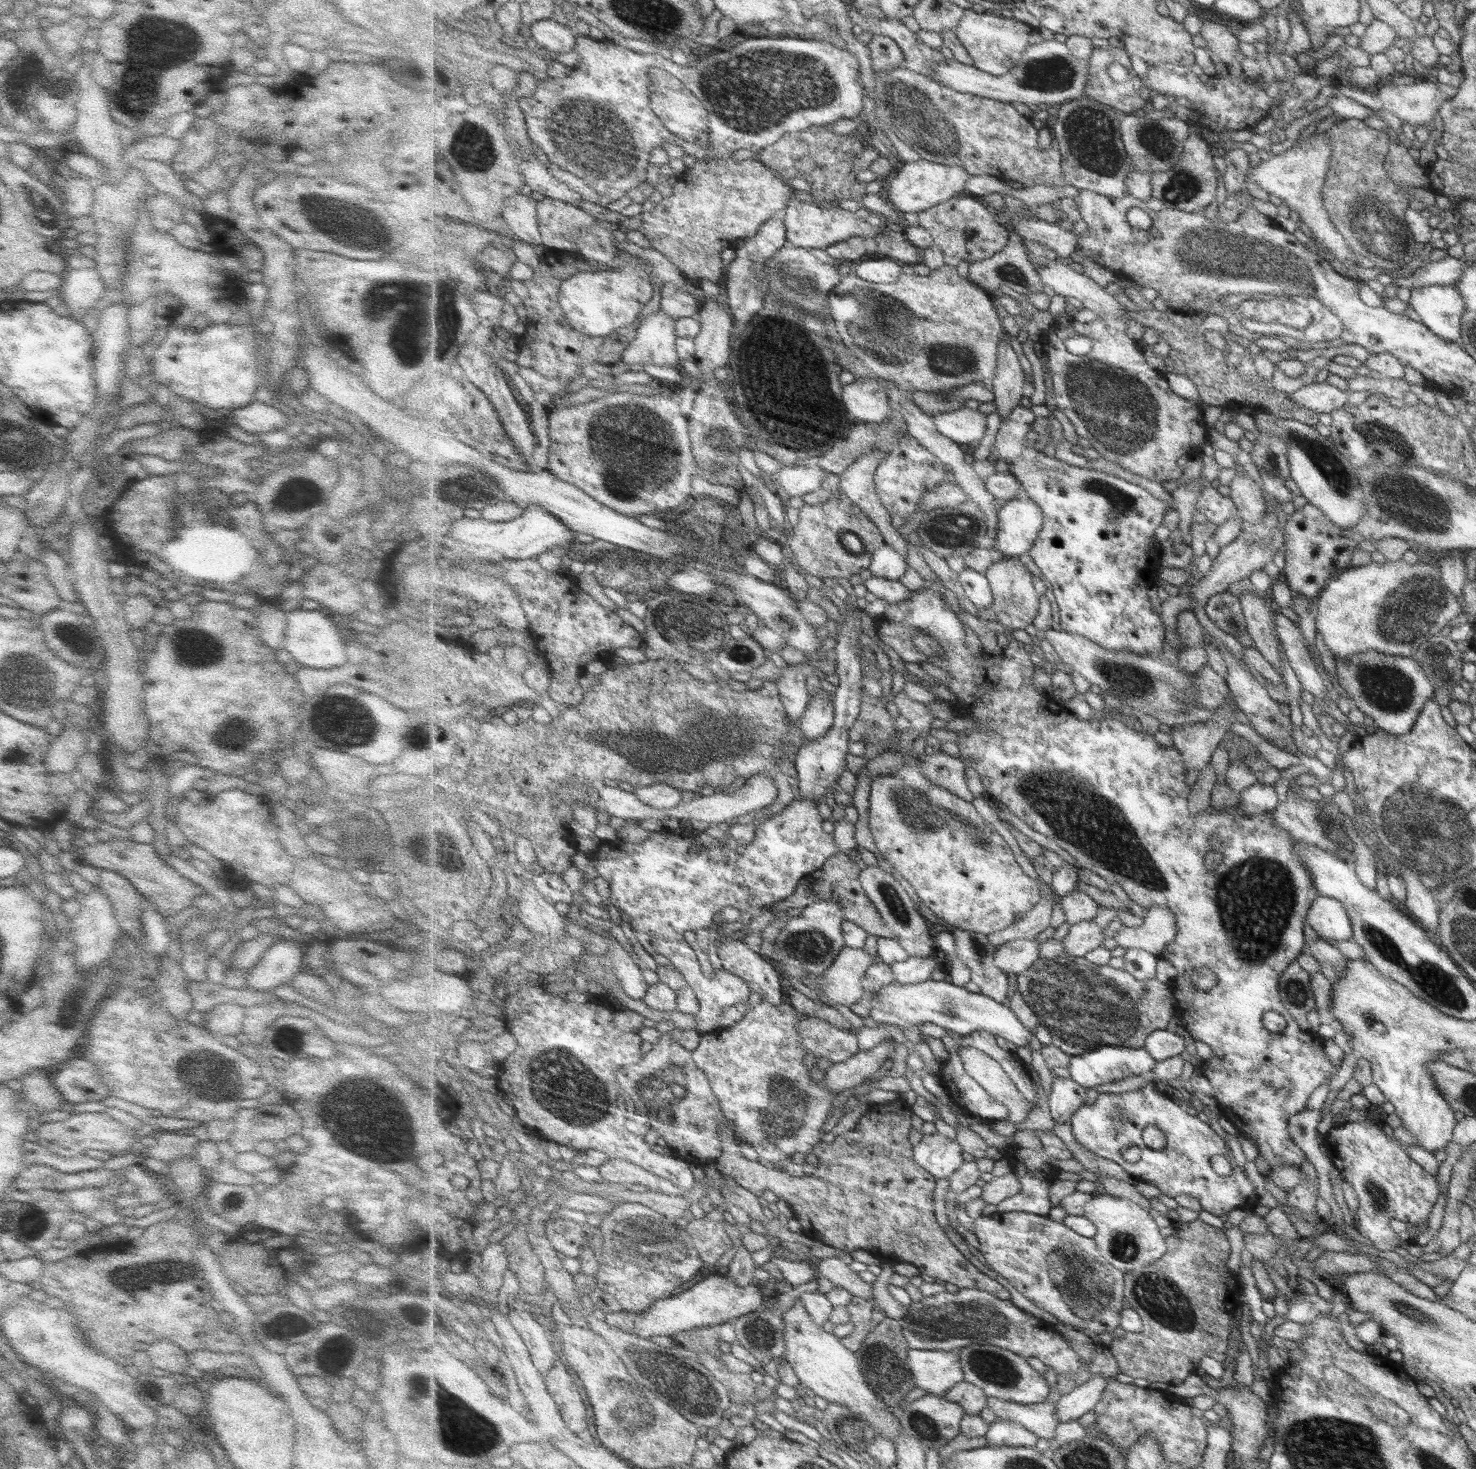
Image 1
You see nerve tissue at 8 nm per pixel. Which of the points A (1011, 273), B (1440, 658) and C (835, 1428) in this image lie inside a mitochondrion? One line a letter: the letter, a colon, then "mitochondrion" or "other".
A: mitochondrion
B: mitochondrion
C: mitochondrion

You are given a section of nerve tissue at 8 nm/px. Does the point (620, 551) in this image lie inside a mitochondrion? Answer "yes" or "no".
no

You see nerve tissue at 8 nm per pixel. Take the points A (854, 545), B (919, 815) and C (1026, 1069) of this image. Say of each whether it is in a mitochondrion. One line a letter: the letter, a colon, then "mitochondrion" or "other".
A: mitochondrion
B: mitochondrion
C: other

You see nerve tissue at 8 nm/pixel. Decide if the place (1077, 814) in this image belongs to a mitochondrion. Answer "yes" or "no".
yes

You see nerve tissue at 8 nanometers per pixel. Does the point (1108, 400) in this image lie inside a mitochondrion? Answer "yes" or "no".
yes

